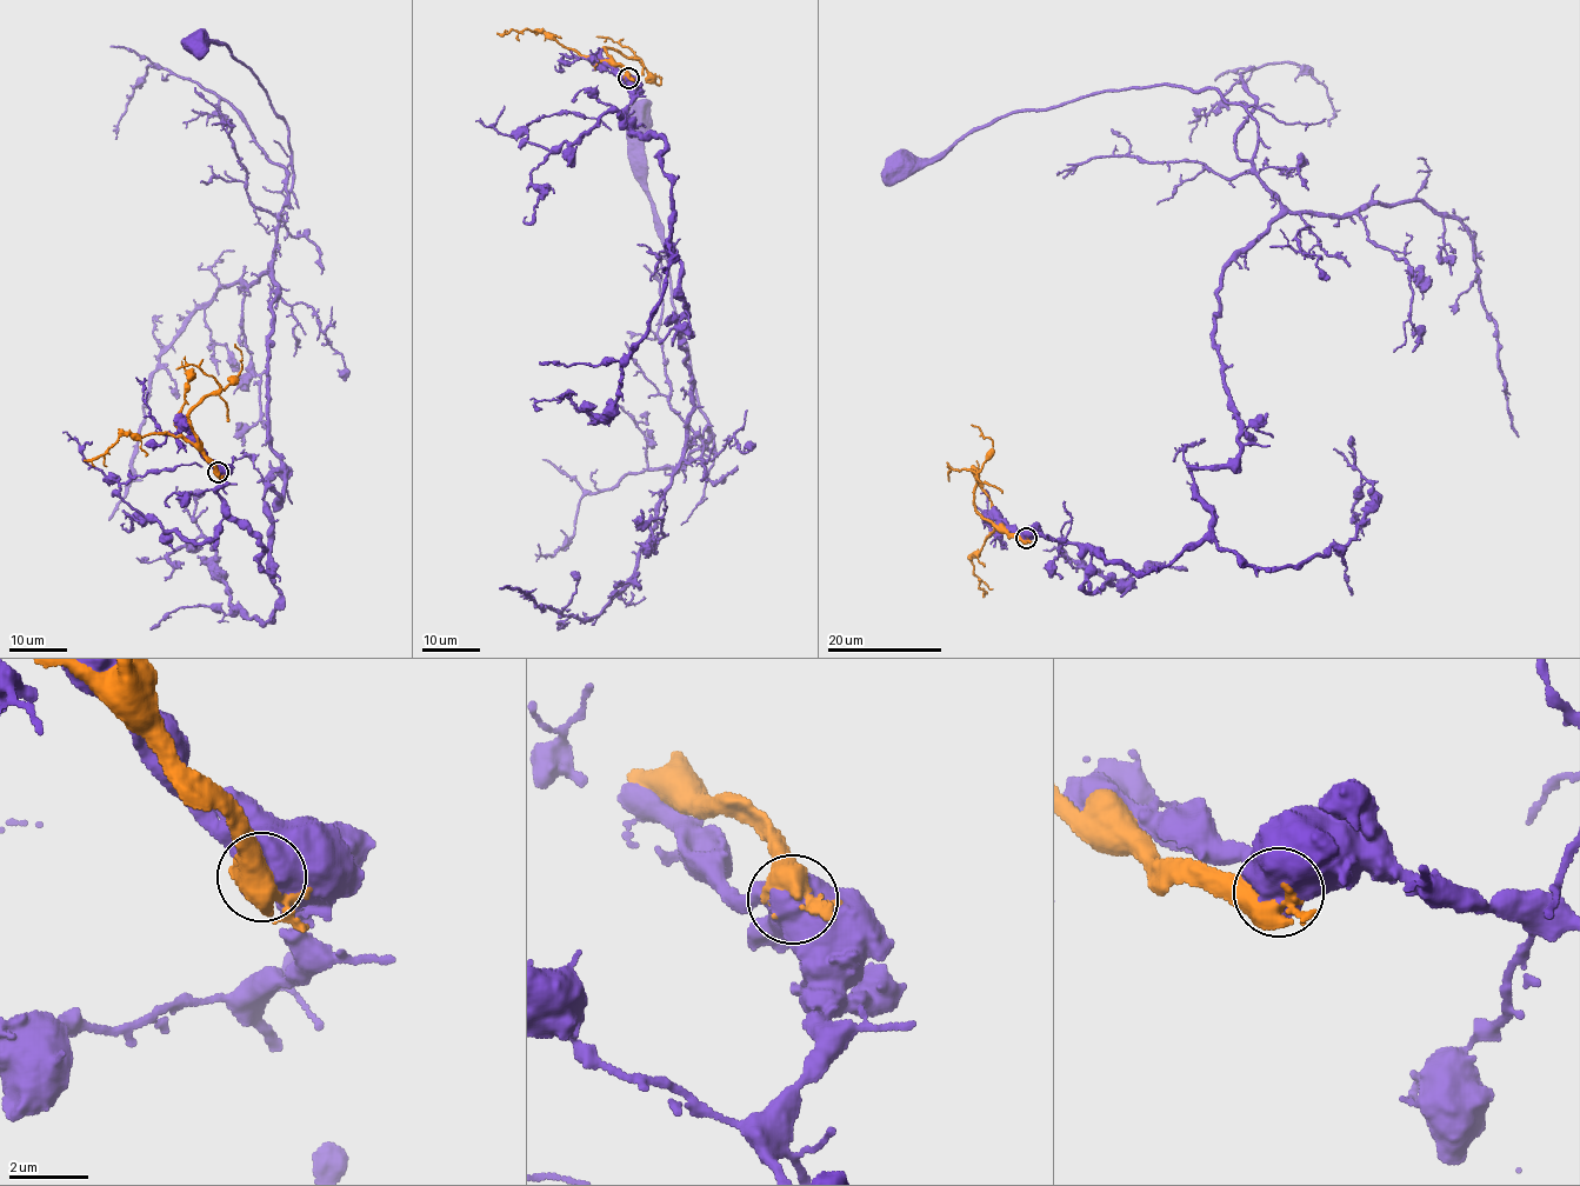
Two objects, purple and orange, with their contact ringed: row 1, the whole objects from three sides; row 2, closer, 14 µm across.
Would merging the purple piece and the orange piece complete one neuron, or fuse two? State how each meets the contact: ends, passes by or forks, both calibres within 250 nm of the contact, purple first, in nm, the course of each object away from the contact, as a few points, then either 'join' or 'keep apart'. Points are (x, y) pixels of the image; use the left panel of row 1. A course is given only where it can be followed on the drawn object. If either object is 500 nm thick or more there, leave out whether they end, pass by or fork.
950 nm thick on the purple side, 440 nm on the other; purple runs (218, 472), (274, 577), (268, 342), (291, 145), (257, 75), (195, 42); orange runs (218, 472), (202, 451), (190, 415), (205, 398), (239, 373), (242, 354), (234, 344); keep apart

